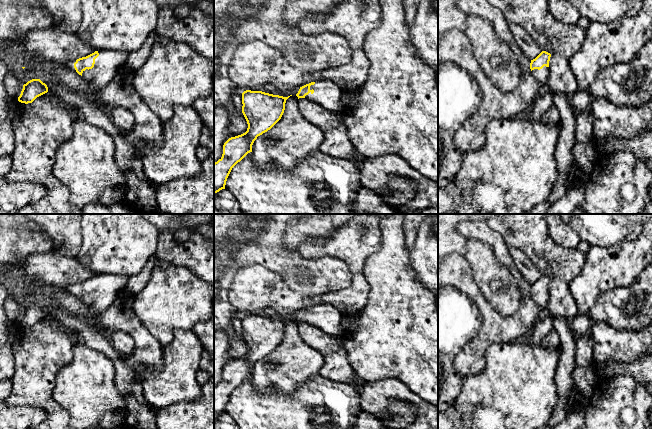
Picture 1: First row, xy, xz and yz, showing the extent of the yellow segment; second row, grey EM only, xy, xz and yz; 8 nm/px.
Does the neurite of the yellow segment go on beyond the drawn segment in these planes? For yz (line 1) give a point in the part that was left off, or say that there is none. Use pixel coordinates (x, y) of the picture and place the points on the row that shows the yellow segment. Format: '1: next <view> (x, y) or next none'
1: next yz (544, 101)

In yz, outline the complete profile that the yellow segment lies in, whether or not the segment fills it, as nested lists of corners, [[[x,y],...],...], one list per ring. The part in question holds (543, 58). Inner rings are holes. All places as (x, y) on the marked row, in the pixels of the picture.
[[[542,51],[535,59],[531,60],[530,69],[532,75],[541,84],[542,91],[536,97],[530,109],[530,119],[540,122],[543,115],[554,106],[553,93],[548,88],[549,61],[551,54]]]

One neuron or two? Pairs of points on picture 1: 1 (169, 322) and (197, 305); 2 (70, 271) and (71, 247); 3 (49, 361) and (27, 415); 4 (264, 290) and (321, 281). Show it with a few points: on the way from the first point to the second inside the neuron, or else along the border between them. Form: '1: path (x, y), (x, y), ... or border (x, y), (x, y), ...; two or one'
1: path (176, 315), (186, 305), (190, 305); one
2: border (54, 249), (65, 256), (75, 258); two
3: border (10, 405), (39, 406), (47, 416); two
4: border (270, 270), (274, 270), (294, 291), (309, 295); two

